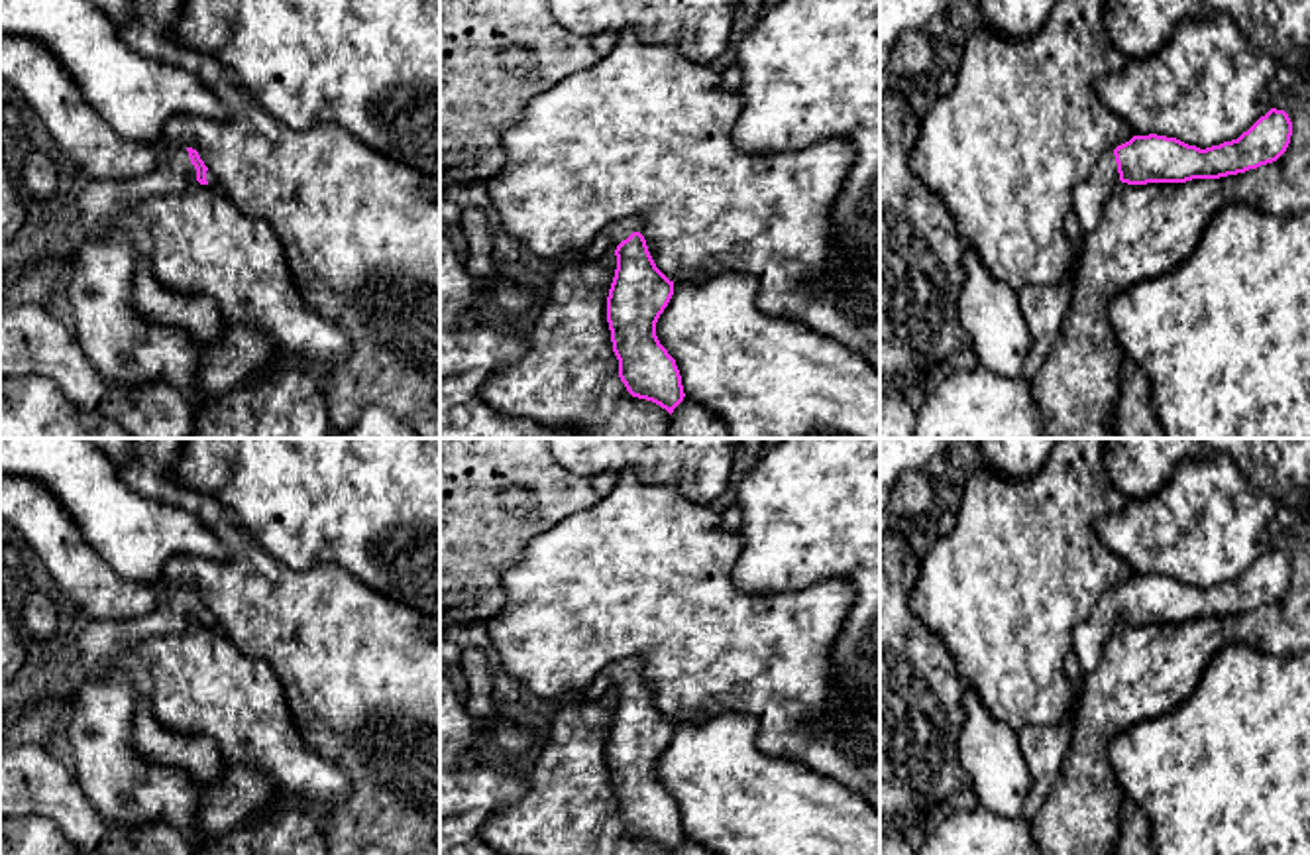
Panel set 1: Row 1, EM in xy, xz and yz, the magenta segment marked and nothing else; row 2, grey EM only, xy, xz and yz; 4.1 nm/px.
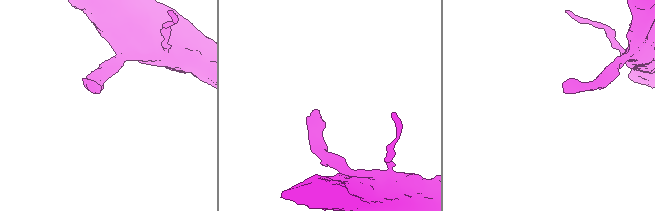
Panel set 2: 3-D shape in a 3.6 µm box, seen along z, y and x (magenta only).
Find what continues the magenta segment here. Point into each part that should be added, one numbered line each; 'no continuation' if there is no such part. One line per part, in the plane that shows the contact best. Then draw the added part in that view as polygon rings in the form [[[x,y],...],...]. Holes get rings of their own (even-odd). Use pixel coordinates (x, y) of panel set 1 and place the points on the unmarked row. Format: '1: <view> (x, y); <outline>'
1: xy (103, 643); [[[175,584],[161,590],[151,613],[120,621],[92,621],[81,635],[84,680],[110,676],[116,662],[149,637],[177,635],[196,623],[196,609],[187,588]]]

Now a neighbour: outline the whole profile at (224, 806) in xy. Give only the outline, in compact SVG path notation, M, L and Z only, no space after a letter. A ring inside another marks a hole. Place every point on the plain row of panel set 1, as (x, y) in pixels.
M234 765L220 782L202 790L196 818L202 833L218 837L238 829L267 804L271 790L271 778L261 769Z

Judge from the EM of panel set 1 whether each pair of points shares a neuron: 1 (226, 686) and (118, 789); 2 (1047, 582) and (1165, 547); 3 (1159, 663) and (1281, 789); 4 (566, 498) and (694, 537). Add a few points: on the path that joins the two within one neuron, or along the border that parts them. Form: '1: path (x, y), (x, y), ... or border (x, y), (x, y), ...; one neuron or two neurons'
1: path (181, 692), (138, 692), (118, 712), (118, 743); one neuron
2: border (1096, 519), (1096, 537), (1136, 574); two neurons
3: border (1214, 657), (1187, 698), (1167, 712), (1149, 718); two neurons
4: border (600, 498), (550, 527); two neurons

